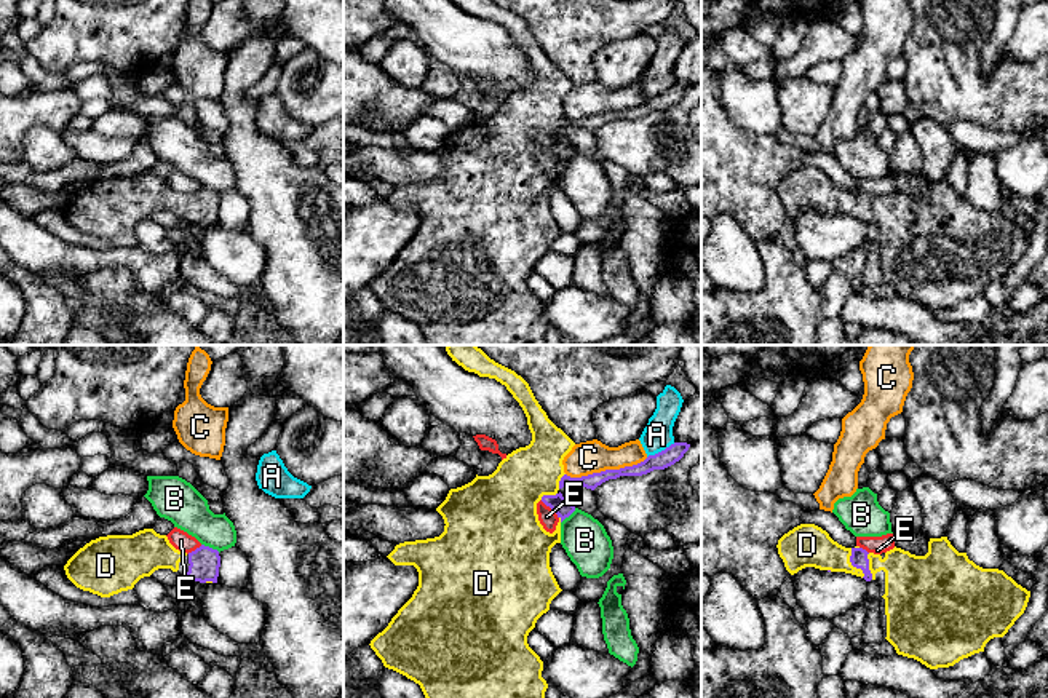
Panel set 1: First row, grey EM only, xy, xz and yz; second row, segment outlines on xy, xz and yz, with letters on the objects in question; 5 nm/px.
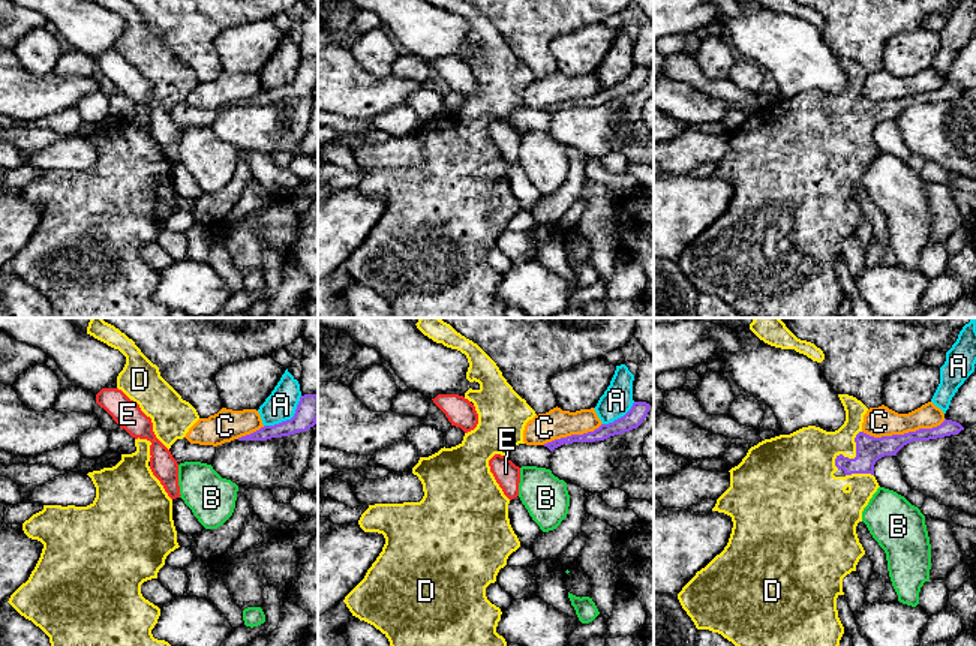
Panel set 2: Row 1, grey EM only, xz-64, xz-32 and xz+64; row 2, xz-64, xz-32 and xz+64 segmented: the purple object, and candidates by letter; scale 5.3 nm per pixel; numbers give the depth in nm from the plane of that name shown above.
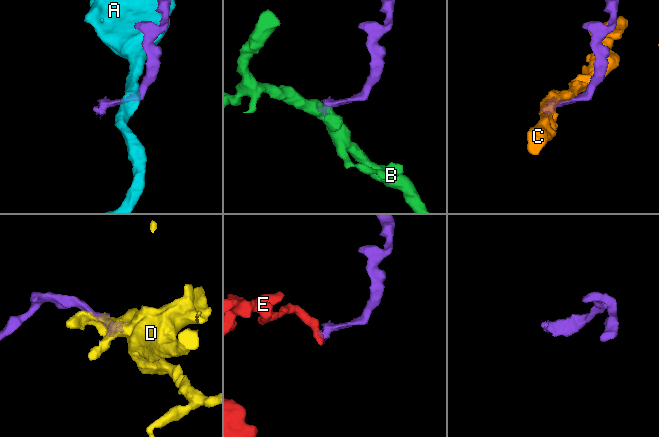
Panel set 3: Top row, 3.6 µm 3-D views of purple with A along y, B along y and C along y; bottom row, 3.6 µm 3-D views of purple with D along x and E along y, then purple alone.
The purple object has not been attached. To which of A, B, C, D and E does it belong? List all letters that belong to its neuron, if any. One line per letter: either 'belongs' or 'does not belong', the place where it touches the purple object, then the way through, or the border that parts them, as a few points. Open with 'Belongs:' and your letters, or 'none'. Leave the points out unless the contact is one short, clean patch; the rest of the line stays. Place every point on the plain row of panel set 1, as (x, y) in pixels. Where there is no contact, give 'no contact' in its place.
Belongs: D
A: does not belong | xz (662, 93) | along xz (674, 85), (647, 99)
B: does not belong | xy (211, 190) | along xy (202, 186), (219, 194)
C: does not belong | xz (606, 112)
D: belongs | yz (852, 206) | across yz (858, 200), (852, 206), (807, 187)
E: does not belong | xz (550, 149) | along xz (540, 142), (558, 160)

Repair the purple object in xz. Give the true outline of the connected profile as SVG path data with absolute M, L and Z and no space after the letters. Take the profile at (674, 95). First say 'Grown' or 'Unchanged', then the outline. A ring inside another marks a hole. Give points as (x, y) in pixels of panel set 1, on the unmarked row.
Grown. M452 0L452 3L468 14L495 21L505 27L527 59L532 83L508 96L492 117L476 117L471 125L449 133L446 142L436 150L446 166L439 179L399 185L387 198L395 208L414 208L419 214L419 228L369 288L385 310L419 326L430 345L546 345L548 326L542 319L543 303L529 289L527 278L537 262L550 252L551 243L562 233L551 214L550 195L556 185L561 185L561 165L575 153L575 149L559 133L570 126L594 133L609 121L665 112L679 104L690 86L674 85L633 109L570 120L564 115L562 102L575 85L548 61L521 18L490 0ZM540 142L559 160L553 176L546 174L538 163L537 145Z

